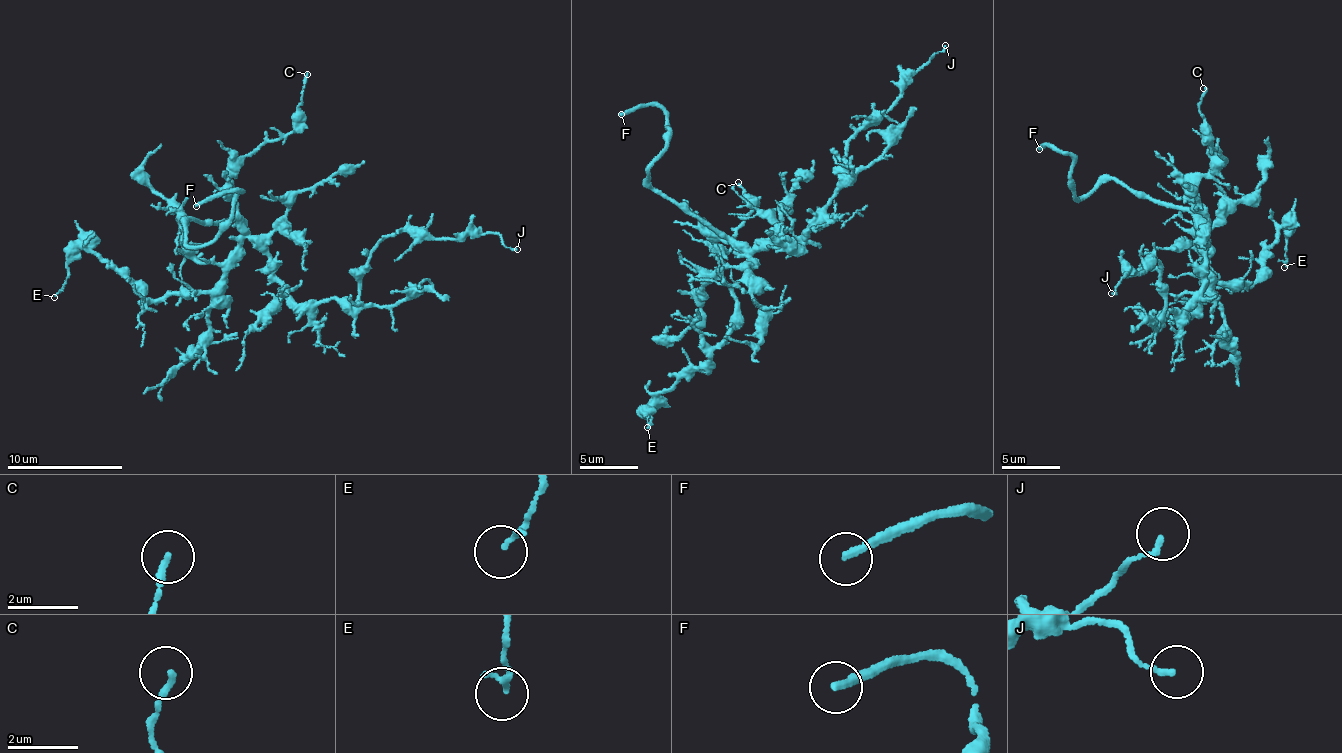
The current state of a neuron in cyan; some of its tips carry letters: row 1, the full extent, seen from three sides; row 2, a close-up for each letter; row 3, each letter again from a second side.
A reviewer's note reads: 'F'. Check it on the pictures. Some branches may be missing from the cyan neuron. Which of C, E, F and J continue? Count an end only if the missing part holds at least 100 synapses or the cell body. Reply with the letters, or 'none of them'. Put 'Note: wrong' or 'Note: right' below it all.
F
Note: right

